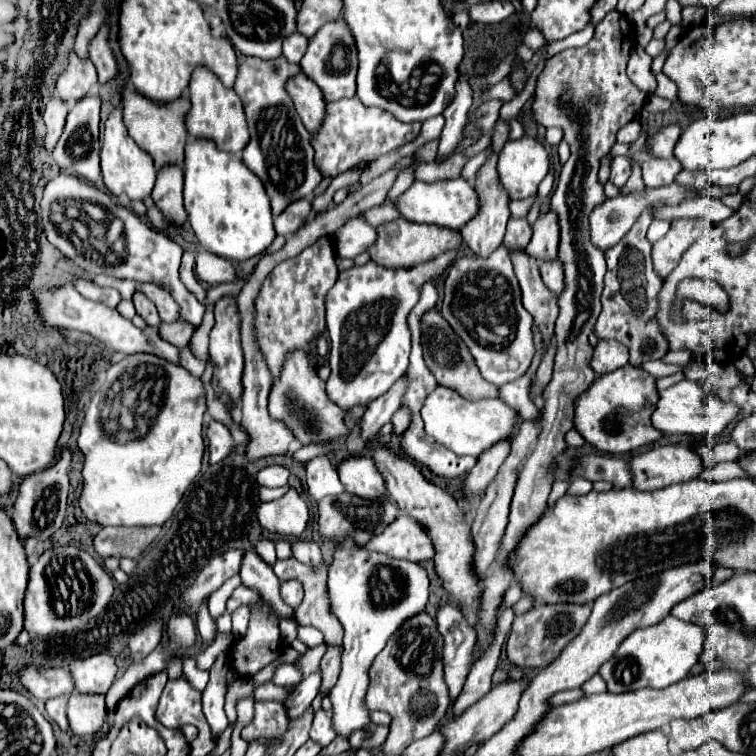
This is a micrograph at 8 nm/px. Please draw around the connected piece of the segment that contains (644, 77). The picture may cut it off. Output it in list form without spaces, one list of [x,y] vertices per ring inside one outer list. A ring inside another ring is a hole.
[[[636,46],[632,50],[630,62],[628,62],[630,80],[648,95],[654,94],[657,87],[656,79],[650,70],[650,62],[652,62],[652,56],[648,56],[642,46]]]

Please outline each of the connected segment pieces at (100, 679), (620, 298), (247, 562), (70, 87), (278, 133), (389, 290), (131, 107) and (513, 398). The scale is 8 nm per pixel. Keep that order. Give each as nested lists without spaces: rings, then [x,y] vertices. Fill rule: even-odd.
[[[98,652],[90,656],[78,656],[68,666],[74,690],[82,694],[106,694],[112,686],[118,666],[110,652]]]
[[[646,210],[634,224],[632,232],[628,232],[628,236],[624,236],[624,240],[620,240],[616,248],[610,248],[604,254],[608,272],[602,292],[602,312],[594,326],[594,334],[600,340],[618,340],[630,350],[632,366],[640,366],[648,360],[660,360],[670,350],[664,332],[660,330],[660,324],[656,324],[658,292],[662,290],[664,280],[652,268],[652,244],[646,240],[646,230],[652,222],[652,212],[654,210]]]
[[[248,550],[242,556],[242,566],[240,566],[240,578],[244,584],[248,584],[248,588],[256,588],[256,592],[264,592],[264,596],[268,596],[268,600],[272,600],[272,604],[276,604],[276,612],[278,616],[284,616],[284,612],[288,612],[288,606],[282,602],[280,598],[280,580],[278,576],[272,572],[272,566],[266,564],[256,550]]]
[[[74,50],[68,52],[68,66],[60,74],[56,84],[56,96],[68,102],[80,100],[80,96],[86,96],[88,92],[96,90],[96,68],[90,58],[80,58]]]
[[[244,56],[240,60],[238,78],[234,84],[250,126],[250,142],[248,148],[244,148],[242,160],[262,180],[270,196],[274,216],[278,216],[290,202],[312,196],[316,186],[322,182],[322,174],[314,164],[310,136],[294,108],[290,94],[286,92],[288,78],[296,76],[298,72],[300,64],[290,64],[284,60],[284,56],[272,60]]]
[[[444,252],[436,260],[412,268],[384,268],[376,262],[342,270],[326,296],[326,324],[330,338],[330,378],[326,380],[328,398],[342,410],[356,404],[370,404],[390,390],[406,374],[410,354],[410,332],[406,316],[414,308],[420,286],[440,276],[456,258],[456,252]]]
[[[124,90],[126,130],[132,136],[132,140],[136,140],[136,144],[140,144],[140,148],[144,148],[154,158],[156,170],[172,166],[172,164],[176,164],[176,166],[184,164],[184,144],[188,138],[184,120],[186,120],[188,110],[190,110],[188,94],[184,94],[180,100],[172,102],[172,104],[154,104],[148,98],[144,98],[142,94],[136,94],[132,90]]]
[[[533,325],[532,330],[536,353],[529,369],[522,378],[512,380],[512,382],[508,382],[508,384],[502,384],[502,386],[498,388],[498,390],[500,390],[500,392],[498,392],[498,398],[504,400],[506,404],[510,404],[514,410],[518,410],[524,420],[536,420],[536,416],[538,416],[538,408],[532,404],[532,400],[530,400],[530,396],[528,396],[528,386],[530,386],[532,378],[536,375],[536,371],[541,363],[541,358],[545,353],[542,344],[542,334],[535,325]]]

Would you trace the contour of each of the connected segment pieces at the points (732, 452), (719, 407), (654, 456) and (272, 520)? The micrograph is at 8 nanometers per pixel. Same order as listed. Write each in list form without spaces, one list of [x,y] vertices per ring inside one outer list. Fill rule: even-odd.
[[[722,442],[714,446],[714,460],[716,462],[726,462],[726,460],[736,460],[740,456],[740,450],[736,448],[734,442]]]
[[[682,380],[678,384],[674,384],[672,388],[662,390],[658,406],[652,414],[654,428],[662,430],[664,434],[690,434],[690,436],[720,434],[740,414],[740,408],[730,400],[712,400],[712,406],[708,406],[706,396],[708,394],[700,386],[700,382],[692,382],[692,380]]]
[[[656,444],[628,462],[634,490],[656,490],[698,478],[704,470],[696,452],[676,444]]]
[[[290,488],[282,498],[272,502],[262,502],[258,506],[258,522],[262,528],[276,532],[280,536],[294,536],[298,538],[310,520],[310,510],[304,498]]]

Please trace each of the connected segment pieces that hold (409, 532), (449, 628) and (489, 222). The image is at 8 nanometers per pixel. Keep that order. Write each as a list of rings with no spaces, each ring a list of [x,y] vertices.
[[[398,516],[390,526],[384,528],[382,534],[372,536],[364,544],[364,550],[420,564],[430,560],[434,550],[432,542],[422,530],[424,528],[420,528],[410,516]]]
[[[454,604],[440,606],[436,622],[444,636],[444,680],[448,684],[450,698],[456,700],[472,666],[476,630]]]
[[[498,120],[496,126],[494,126],[494,134],[492,134],[492,154],[490,158],[482,164],[482,168],[478,170],[476,174],[476,182],[474,182],[474,190],[478,194],[478,214],[460,230],[462,236],[464,236],[464,242],[470,246],[470,250],[476,254],[476,256],[490,256],[504,240],[504,232],[506,232],[506,222],[510,218],[510,210],[508,210],[508,194],[504,190],[504,186],[500,184],[500,178],[498,178],[498,170],[496,170],[496,160],[498,160],[498,154],[502,150],[502,146],[508,142],[508,134],[510,134],[510,122],[508,120]]]

